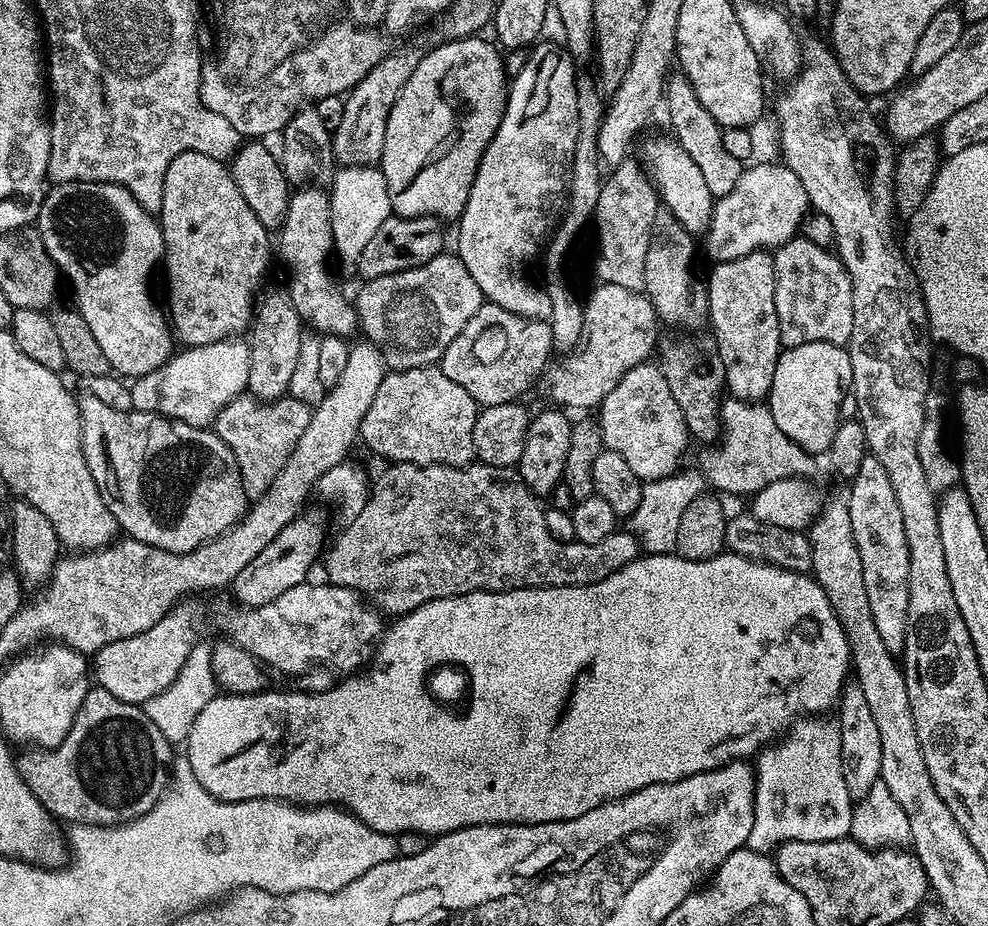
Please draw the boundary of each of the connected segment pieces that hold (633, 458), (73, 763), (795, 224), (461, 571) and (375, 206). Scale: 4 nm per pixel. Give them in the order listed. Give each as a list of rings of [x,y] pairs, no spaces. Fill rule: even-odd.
[[[645,362],[634,366],[606,394],[598,405],[598,427],[604,440],[604,448],[622,454],[626,466],[642,482],[673,476],[681,467],[680,459],[688,448],[690,433],[655,363]]]
[[[99,686],[89,687],[86,698],[70,726],[65,740],[56,748],[47,750],[24,750],[15,757],[16,769],[30,786],[34,798],[42,802],[42,806],[52,813],[57,821],[72,820],[77,824],[126,824],[136,820],[147,811],[140,804],[120,804],[120,792],[124,792],[124,784],[116,784],[116,776],[104,776],[104,756],[96,756],[96,768],[92,768],[92,756],[80,756],[80,744],[84,744],[84,736],[88,736],[88,728],[92,724],[100,724],[100,720],[108,720],[108,716],[128,716],[128,720],[140,720],[143,707],[119,701],[106,689]]]
[[[782,162],[755,164],[741,171],[738,186],[730,194],[715,201],[708,230],[702,236],[714,262],[733,261],[752,252],[779,248],[797,235],[801,221],[810,212],[806,186],[802,186],[794,170]]]
[[[399,462],[388,466],[388,469],[377,480],[374,480],[368,493],[368,501],[364,505],[390,506],[390,510],[398,512],[398,518],[404,524],[404,534],[408,536],[408,554],[400,562],[402,568],[398,568],[398,574],[394,574],[394,578],[398,578],[396,584],[394,584],[394,588],[388,590],[388,592],[382,592],[380,594],[380,601],[375,604],[375,607],[381,613],[387,614],[389,612],[389,617],[399,618],[423,604],[429,604],[435,600],[450,598],[451,596],[465,596],[471,592],[509,592],[515,588],[565,588],[565,586],[593,584],[610,574],[614,574],[622,566],[634,562],[636,557],[641,555],[640,541],[628,530],[625,530],[625,532],[623,530],[612,532],[606,539],[597,544],[558,542],[551,531],[547,529],[545,509],[543,507],[540,508],[539,503],[541,504],[541,501],[538,499],[536,493],[529,490],[526,482],[520,477],[520,473],[515,467],[499,468],[493,464],[481,464],[479,462],[466,464],[463,468],[446,466],[445,464],[402,464]]]
[[[341,167],[336,171],[330,182],[332,190],[328,192],[334,252],[340,255],[342,263],[356,266],[362,258],[362,250],[366,250],[366,242],[370,242],[385,218],[392,214],[392,203],[384,173],[377,167]]]

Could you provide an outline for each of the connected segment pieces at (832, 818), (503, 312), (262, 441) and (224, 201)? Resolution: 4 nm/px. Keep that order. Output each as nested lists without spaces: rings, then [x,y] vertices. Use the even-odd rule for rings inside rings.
[[[805,719],[803,721],[804,733],[801,736],[789,735],[787,739],[780,742],[785,742],[785,744],[777,743],[759,753],[760,768],[758,764],[754,826],[750,830],[747,843],[747,847],[754,852],[767,853],[783,844],[785,840],[801,840],[802,842],[843,840],[852,831],[854,799],[847,792],[845,779],[842,776],[839,734],[831,723],[830,725],[819,724],[816,720],[819,719]]]
[[[485,302],[462,326],[458,338],[446,346],[443,356],[438,361],[438,367],[450,378],[450,382],[458,382],[470,398],[476,400],[477,405],[487,406],[489,404],[511,404],[521,399],[520,395],[531,386],[532,383],[541,379],[542,373],[550,362],[548,355],[553,355],[552,326],[546,320],[533,320],[531,316],[519,316],[502,306]]]
[[[245,394],[234,398],[214,421],[216,436],[234,454],[234,462],[240,471],[242,486],[249,501],[255,502],[264,496],[278,478],[282,466],[290,458],[302,430],[310,426],[313,409],[290,395],[279,398],[257,398]]]
[[[180,152],[167,161],[165,168],[158,188],[158,223],[164,239],[162,269],[168,275],[166,308],[175,339],[197,348],[239,337],[252,323],[256,279],[269,229],[258,222],[254,210],[242,198],[242,190],[238,190],[225,161],[197,152]]]

